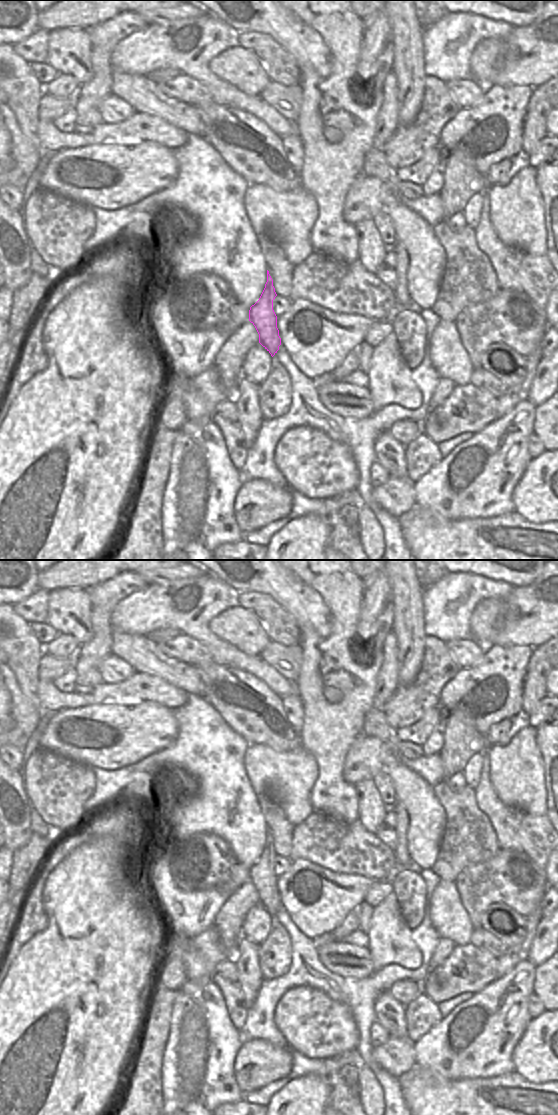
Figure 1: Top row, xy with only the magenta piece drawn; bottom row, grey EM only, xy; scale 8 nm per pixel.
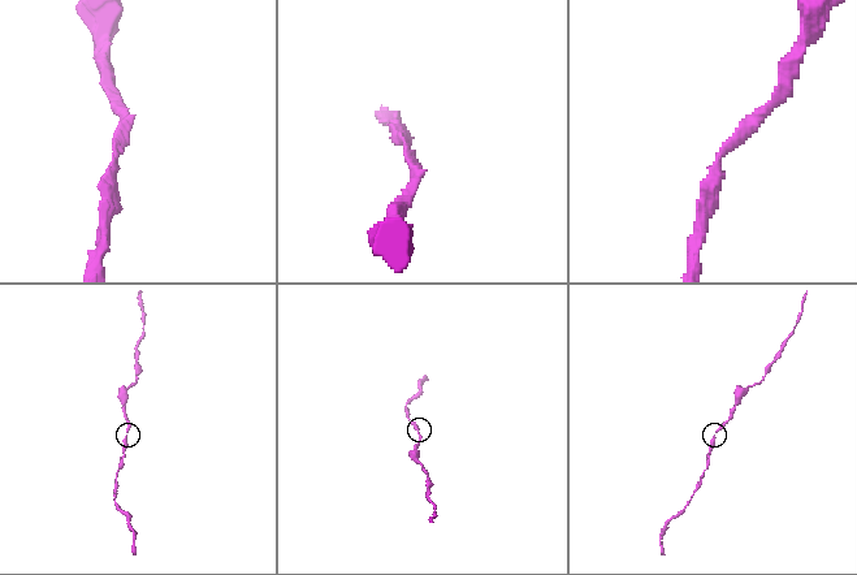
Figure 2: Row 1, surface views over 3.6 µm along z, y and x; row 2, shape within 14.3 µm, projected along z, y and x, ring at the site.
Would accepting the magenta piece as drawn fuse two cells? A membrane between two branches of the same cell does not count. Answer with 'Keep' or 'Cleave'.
Keep

